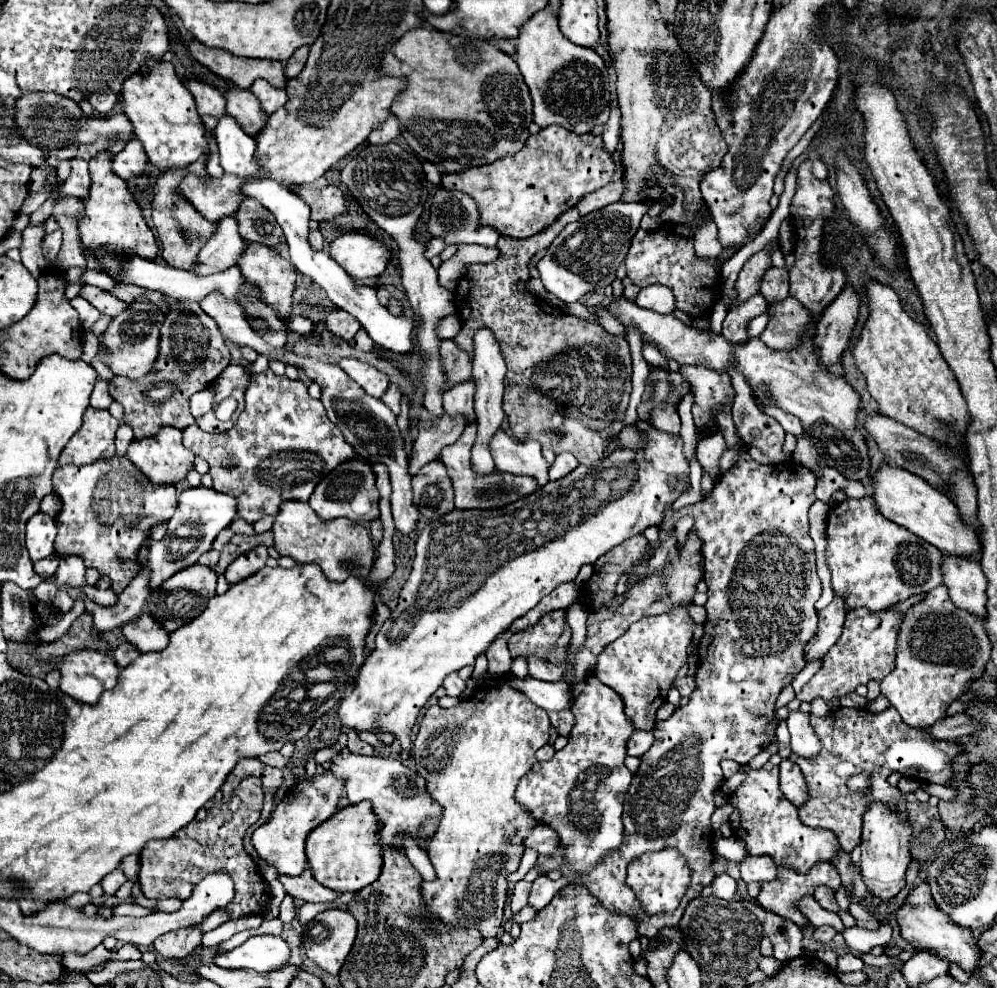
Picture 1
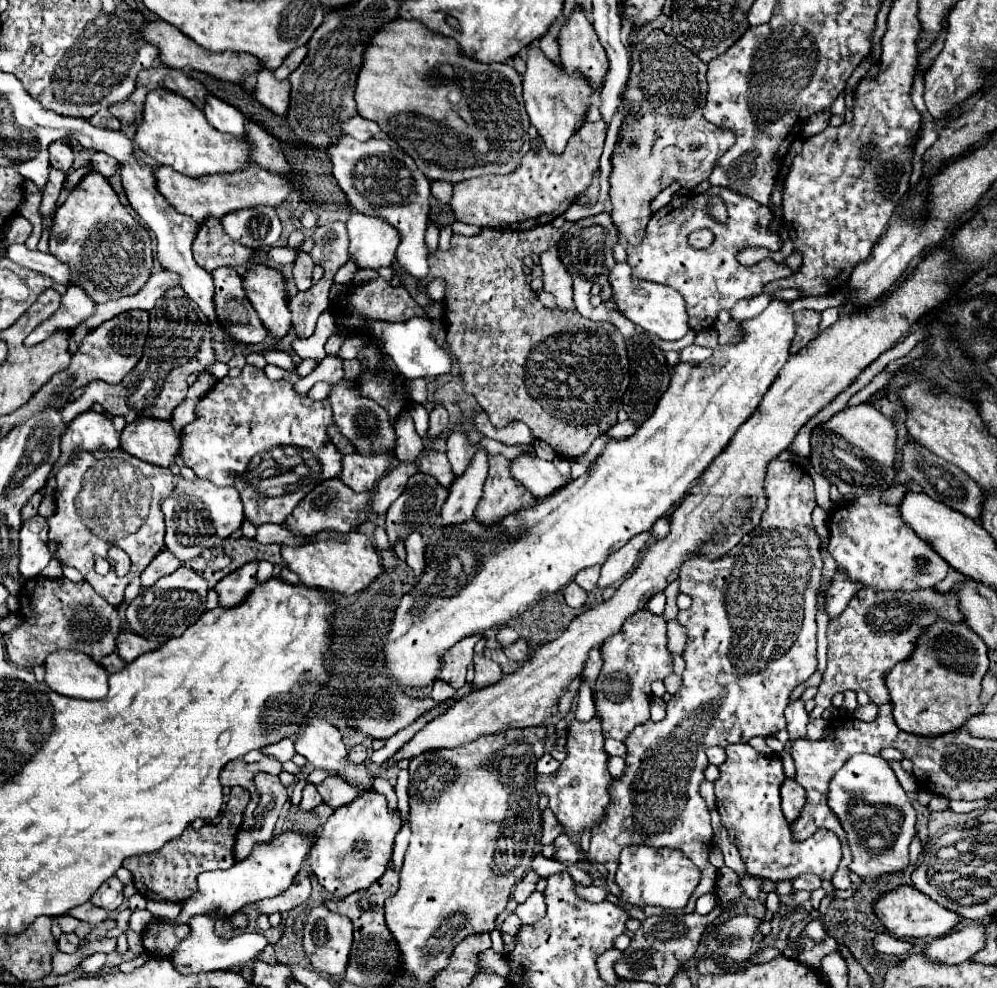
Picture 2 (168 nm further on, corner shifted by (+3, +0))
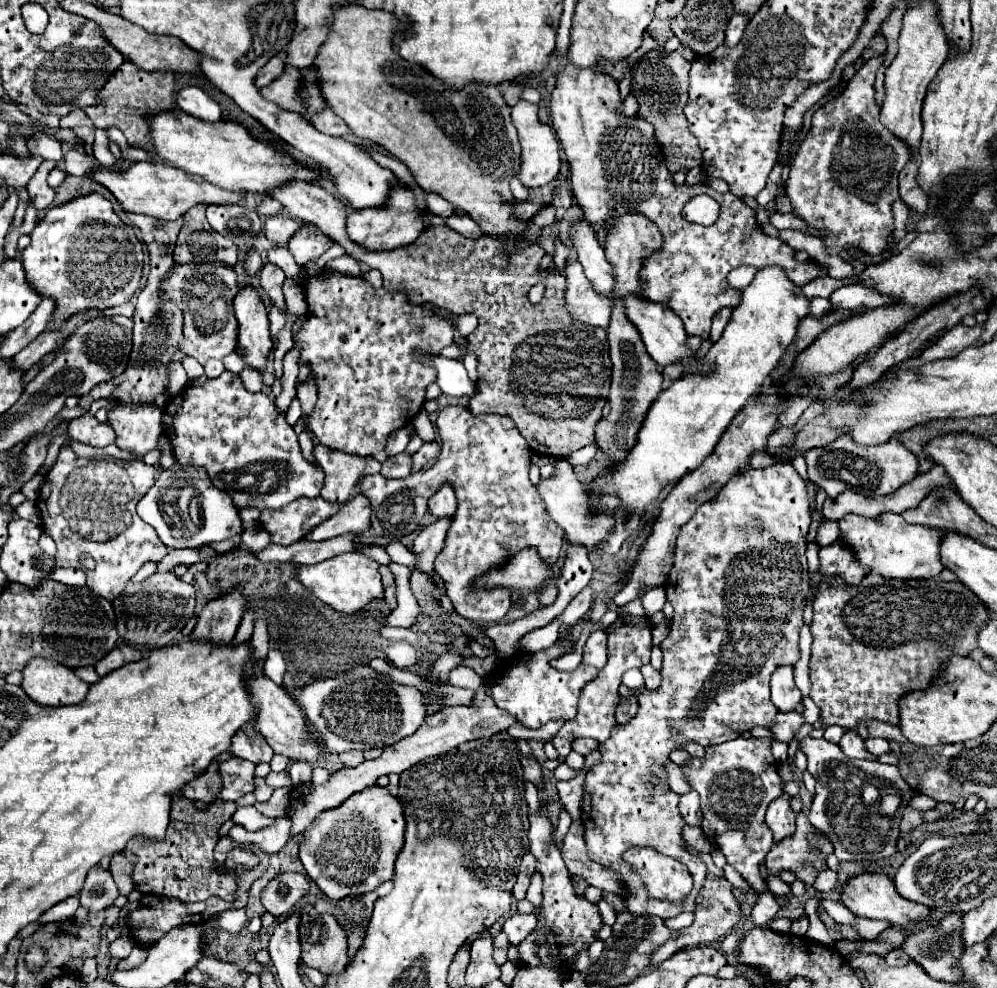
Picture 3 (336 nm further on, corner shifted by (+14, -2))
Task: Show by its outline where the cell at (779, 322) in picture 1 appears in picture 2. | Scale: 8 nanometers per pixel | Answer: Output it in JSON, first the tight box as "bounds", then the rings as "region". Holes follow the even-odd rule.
{"bounds":[791,311,821,353],"region":[[[797,311],[795,313],[795,325],[797,325],[797,335],[791,343],[791,353],[801,351],[813,337],[817,337],[819,333],[819,323],[821,323],[821,315],[817,311]]]}

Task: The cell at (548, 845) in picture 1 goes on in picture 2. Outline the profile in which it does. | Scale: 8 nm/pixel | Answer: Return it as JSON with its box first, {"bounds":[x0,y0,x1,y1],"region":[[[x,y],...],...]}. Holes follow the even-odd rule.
{"bounds":[555,833,583,867],"region":[[[565,833],[555,839],[555,849],[557,849],[557,861],[561,861],[567,867],[569,865],[577,865],[579,861],[583,861],[579,845],[573,843]]]}

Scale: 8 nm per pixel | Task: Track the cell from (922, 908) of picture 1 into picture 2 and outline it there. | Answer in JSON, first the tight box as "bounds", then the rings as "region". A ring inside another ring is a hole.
{"bounds":[873,885,959,939],"region":[[[901,885],[897,889],[883,893],[875,901],[873,913],[881,919],[881,923],[887,927],[887,931],[891,935],[897,935],[899,939],[905,939],[905,937],[943,937],[943,935],[949,935],[955,929],[955,925],[959,923],[959,915],[955,915],[953,911],[947,911],[945,907],[931,901],[931,897],[923,895],[921,891],[917,891],[911,885]]]}

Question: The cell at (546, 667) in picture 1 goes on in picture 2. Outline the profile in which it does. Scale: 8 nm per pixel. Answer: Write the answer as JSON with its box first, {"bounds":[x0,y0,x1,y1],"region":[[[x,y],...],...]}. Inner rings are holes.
{"bounds":[503,637,529,663],"region":[[[519,637],[513,645],[509,645],[509,647],[503,647],[503,653],[509,657],[509,659],[513,659],[513,661],[517,661],[517,663],[523,663],[523,661],[527,661],[529,659],[529,649],[527,649],[527,641],[523,639],[523,637]]]}

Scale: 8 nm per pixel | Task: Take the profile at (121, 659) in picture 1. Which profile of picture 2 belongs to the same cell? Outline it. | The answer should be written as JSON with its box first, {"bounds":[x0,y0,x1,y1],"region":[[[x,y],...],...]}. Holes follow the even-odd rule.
{"bounds":[101,655,125,673],"region":[[[107,655],[107,657],[103,657],[103,661],[101,661],[101,667],[107,671],[107,673],[117,673],[117,671],[121,671],[123,667],[125,667],[125,663],[119,659],[119,655]]]}

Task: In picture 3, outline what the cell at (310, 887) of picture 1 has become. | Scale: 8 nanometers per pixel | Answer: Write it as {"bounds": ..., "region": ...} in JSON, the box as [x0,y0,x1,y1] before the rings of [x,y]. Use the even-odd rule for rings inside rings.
{"bounds":[262,871,308,917],"region":[[[286,871],[274,877],[262,891],[262,905],[274,917],[288,915],[308,893],[308,879],[300,873]]]}

